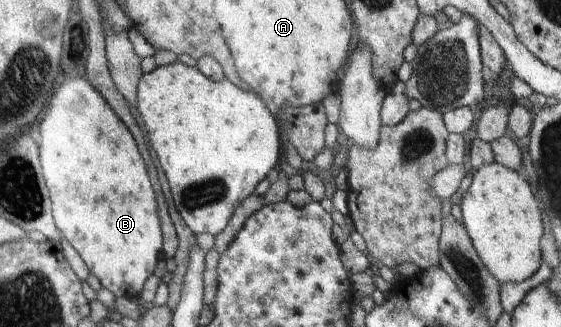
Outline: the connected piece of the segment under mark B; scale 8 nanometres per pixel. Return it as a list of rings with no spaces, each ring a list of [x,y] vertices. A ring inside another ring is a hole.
[[[85,77],[67,78],[55,89],[45,107],[39,131],[43,175],[51,193],[55,225],[60,235],[71,243],[102,287],[109,289],[117,298],[137,299],[143,284],[163,258],[163,236],[156,195],[147,179],[147,169],[135,138],[107,100],[91,87]]]

